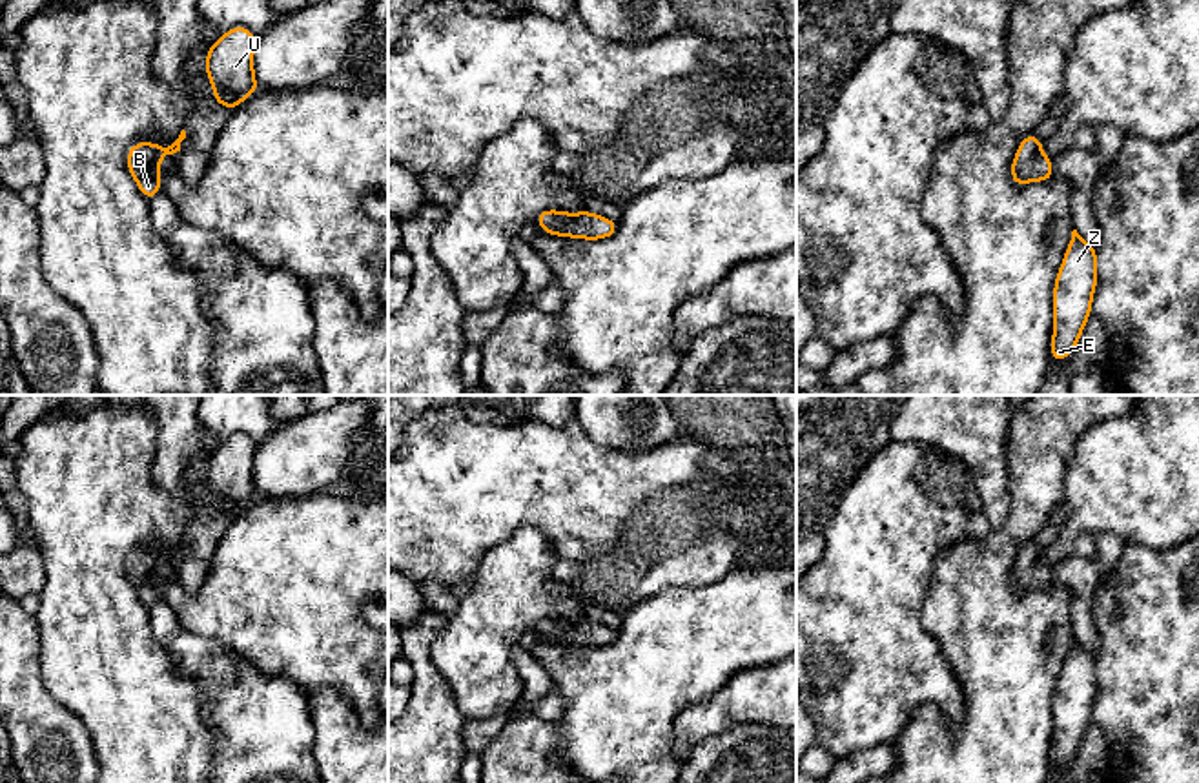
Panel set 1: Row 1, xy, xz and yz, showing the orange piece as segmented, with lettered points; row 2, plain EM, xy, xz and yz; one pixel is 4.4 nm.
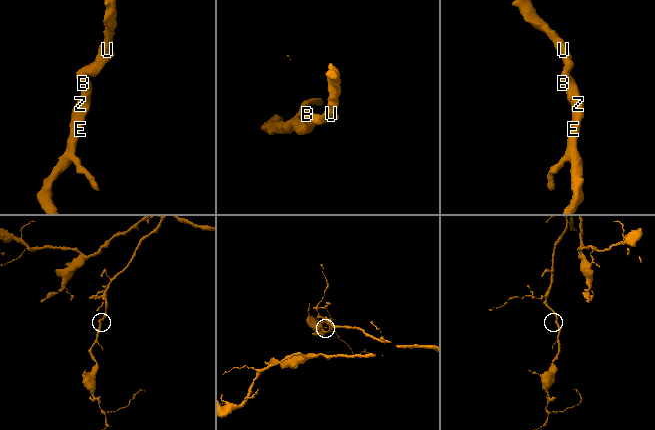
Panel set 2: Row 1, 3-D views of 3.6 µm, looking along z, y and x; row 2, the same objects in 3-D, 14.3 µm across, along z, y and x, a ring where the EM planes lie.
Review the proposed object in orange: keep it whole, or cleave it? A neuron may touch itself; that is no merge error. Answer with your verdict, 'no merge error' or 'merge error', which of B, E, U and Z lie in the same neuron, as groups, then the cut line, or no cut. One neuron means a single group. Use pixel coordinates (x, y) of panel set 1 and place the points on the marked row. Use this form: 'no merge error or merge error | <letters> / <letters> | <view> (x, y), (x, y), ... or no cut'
no merge error | B E U Z | no cut

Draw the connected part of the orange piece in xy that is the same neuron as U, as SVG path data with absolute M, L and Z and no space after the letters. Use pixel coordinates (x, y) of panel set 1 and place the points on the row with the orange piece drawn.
M235 25L206 51L204 69L213 86L213 98L226 109L235 109L246 95L259 91L253 75L255 42L251 31Z

